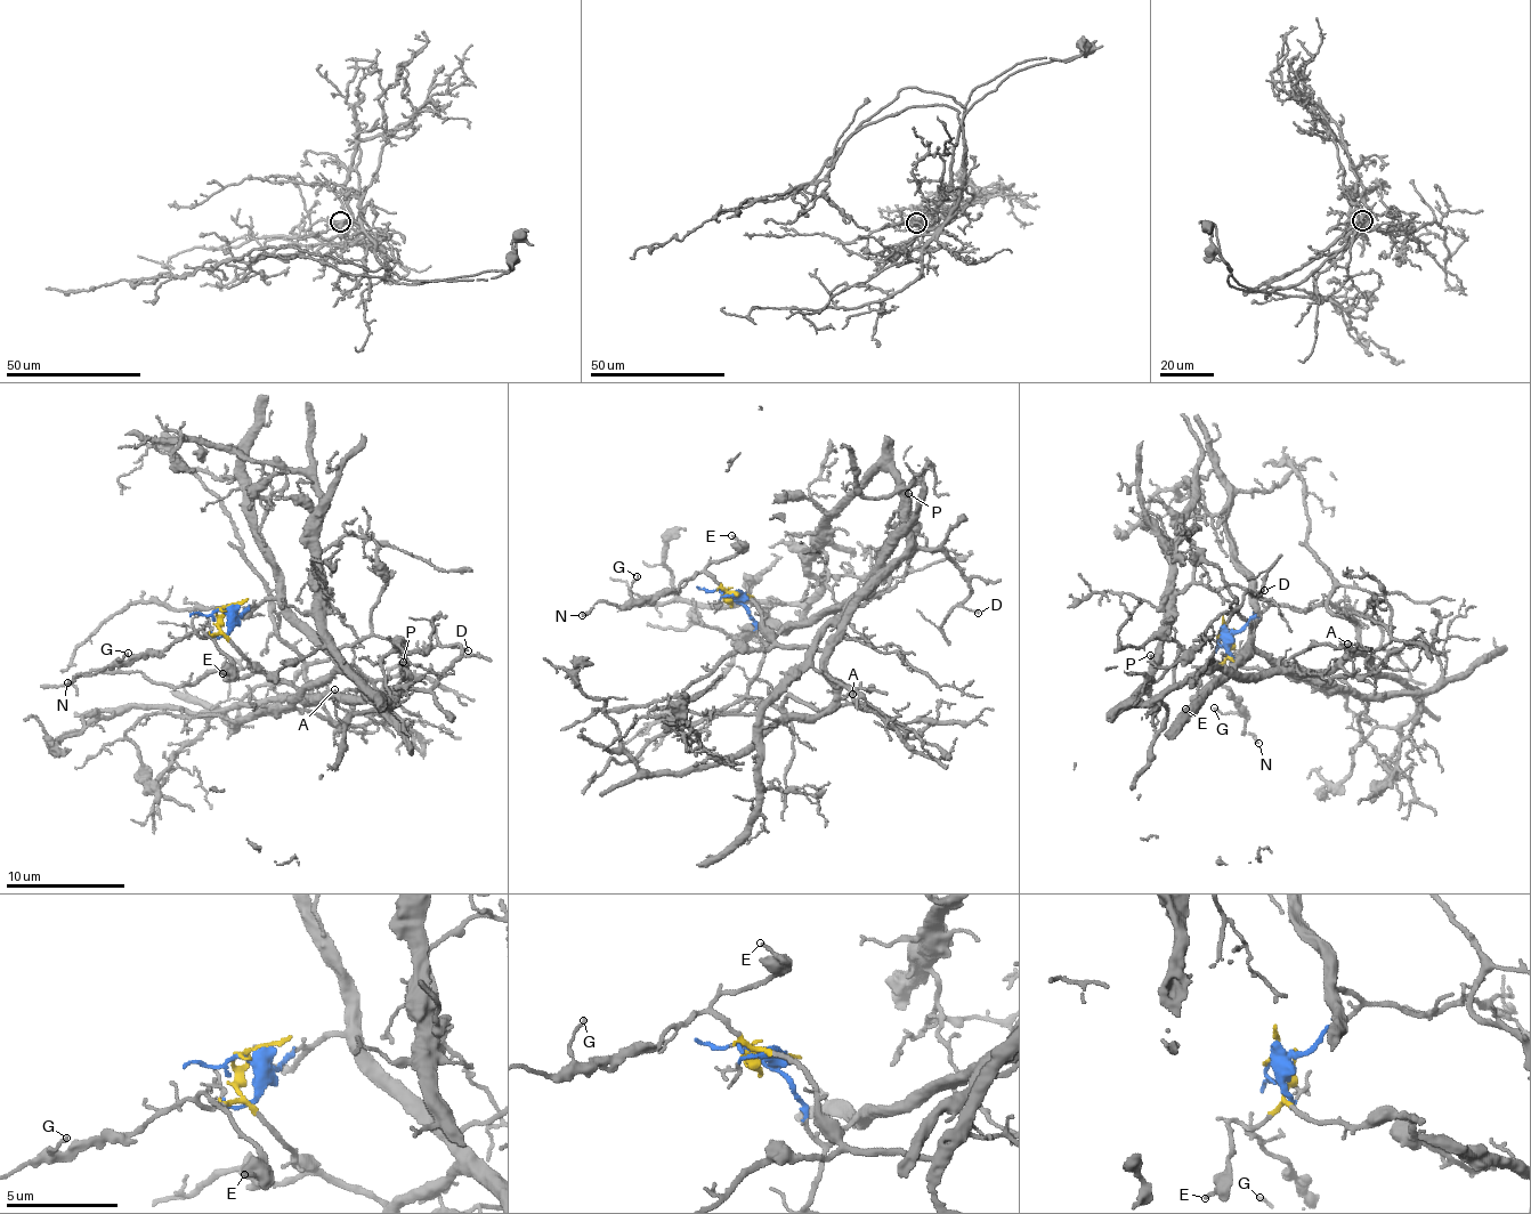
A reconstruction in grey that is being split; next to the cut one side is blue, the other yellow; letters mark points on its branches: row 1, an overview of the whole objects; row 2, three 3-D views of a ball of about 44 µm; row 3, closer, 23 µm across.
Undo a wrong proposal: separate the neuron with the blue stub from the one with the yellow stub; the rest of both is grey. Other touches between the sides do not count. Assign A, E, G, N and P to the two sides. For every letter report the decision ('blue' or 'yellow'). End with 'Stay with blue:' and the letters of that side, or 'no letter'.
A: yellow
E: yellow
G: yellow
N: yellow
P: blue
Stay with blue: P

